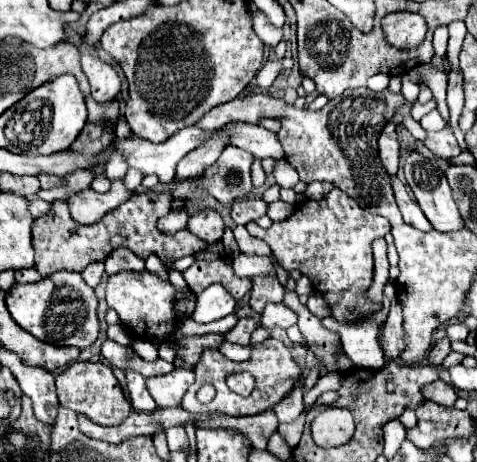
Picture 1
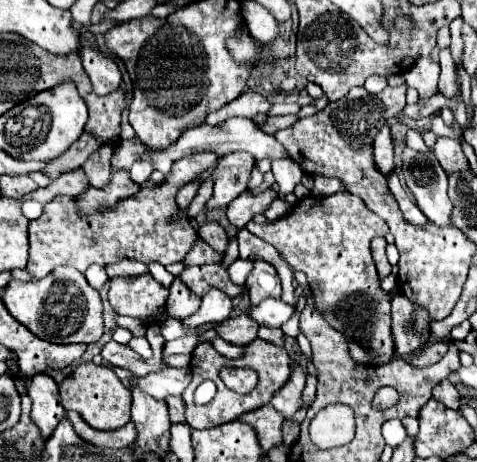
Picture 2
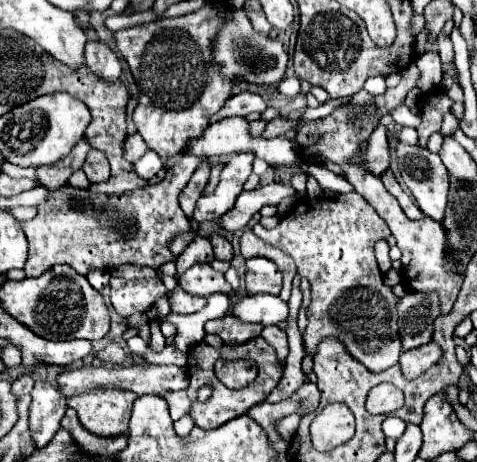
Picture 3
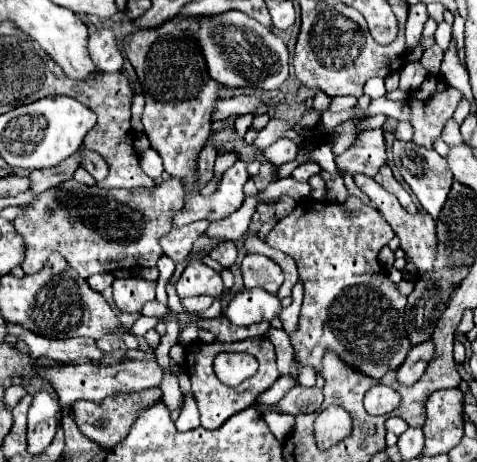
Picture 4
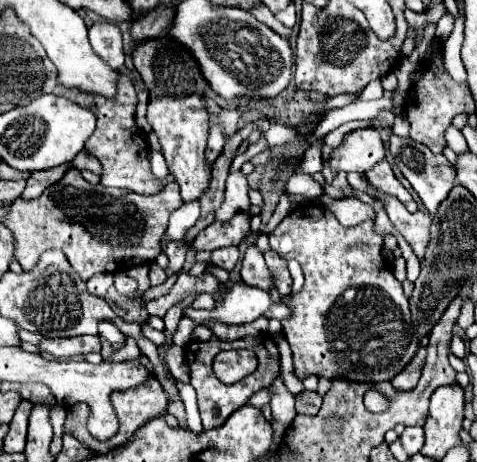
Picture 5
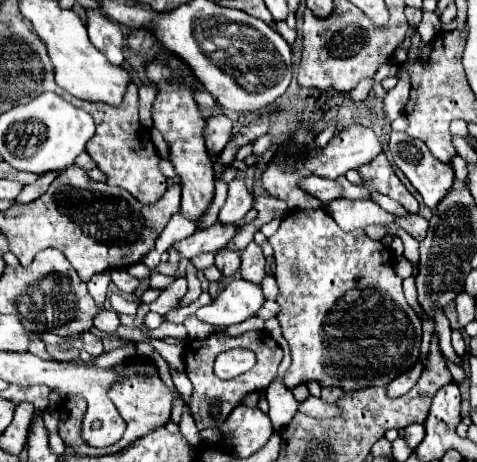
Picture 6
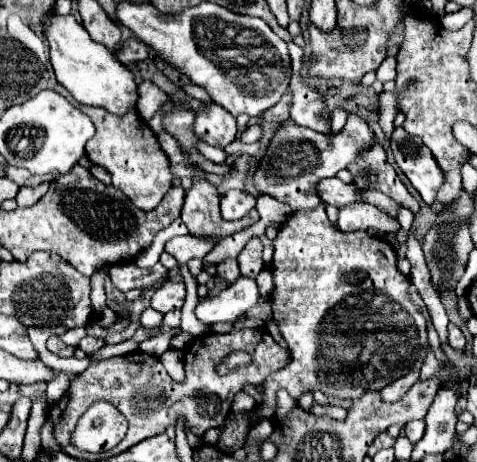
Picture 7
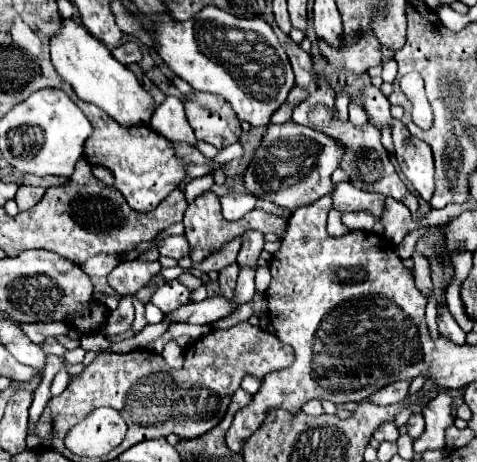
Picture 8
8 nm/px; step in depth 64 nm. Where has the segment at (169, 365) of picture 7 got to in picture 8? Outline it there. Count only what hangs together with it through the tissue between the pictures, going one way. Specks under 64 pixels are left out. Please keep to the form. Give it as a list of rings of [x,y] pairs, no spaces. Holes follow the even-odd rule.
[[[176,340],[166,342],[166,346],[164,346],[164,350],[162,350],[162,356],[164,356],[164,360],[166,360],[170,366],[174,366],[174,368],[180,368],[180,366],[182,366],[182,358],[184,358],[184,354],[178,352],[178,344],[176,344]]]

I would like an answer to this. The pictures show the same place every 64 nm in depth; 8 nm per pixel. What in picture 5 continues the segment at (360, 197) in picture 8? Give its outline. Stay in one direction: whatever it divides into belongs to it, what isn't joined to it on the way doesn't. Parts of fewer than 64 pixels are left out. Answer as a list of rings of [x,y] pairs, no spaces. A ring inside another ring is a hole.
[[[310,174],[290,176],[290,180],[284,184],[284,190],[292,192],[292,194],[300,194],[308,200],[318,200],[324,194],[322,184],[318,184]]]

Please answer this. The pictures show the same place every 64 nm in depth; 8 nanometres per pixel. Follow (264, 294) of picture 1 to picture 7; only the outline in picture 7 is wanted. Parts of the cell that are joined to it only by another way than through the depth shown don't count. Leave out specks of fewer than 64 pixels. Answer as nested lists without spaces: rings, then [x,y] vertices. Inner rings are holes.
[[[258,236],[250,238],[248,244],[244,246],[244,250],[238,254],[238,264],[240,264],[240,272],[244,276],[250,276],[250,278],[256,278],[258,272],[264,268],[262,264],[262,242]]]

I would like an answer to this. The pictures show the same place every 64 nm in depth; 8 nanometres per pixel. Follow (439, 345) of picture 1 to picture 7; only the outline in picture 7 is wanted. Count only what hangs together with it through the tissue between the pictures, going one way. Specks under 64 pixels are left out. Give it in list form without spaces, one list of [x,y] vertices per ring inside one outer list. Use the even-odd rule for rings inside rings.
[[[414,370],[414,372],[408,372],[406,376],[402,376],[400,380],[388,384],[388,388],[382,388],[380,390],[380,398],[384,402],[396,402],[396,400],[400,400],[410,390],[410,386],[414,386],[418,382],[418,374],[420,372]]]

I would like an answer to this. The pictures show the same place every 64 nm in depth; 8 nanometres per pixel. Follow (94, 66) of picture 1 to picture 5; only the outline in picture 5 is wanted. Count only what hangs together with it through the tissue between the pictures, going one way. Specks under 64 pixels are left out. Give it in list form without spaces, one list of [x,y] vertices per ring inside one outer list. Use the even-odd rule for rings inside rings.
[[[96,20],[90,28],[90,44],[94,52],[114,70],[120,70],[124,64],[124,50],[122,50],[122,34],[114,22]]]

